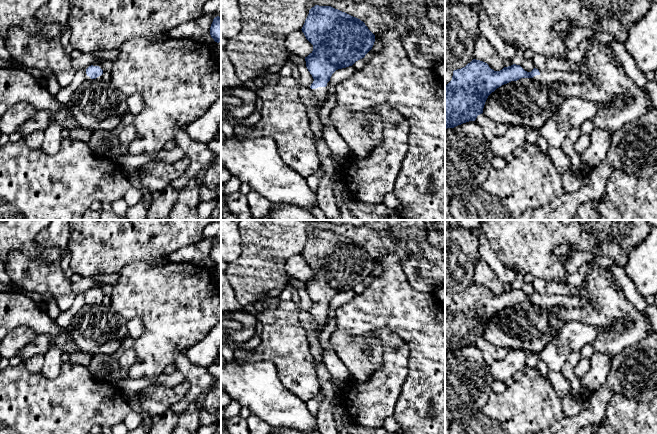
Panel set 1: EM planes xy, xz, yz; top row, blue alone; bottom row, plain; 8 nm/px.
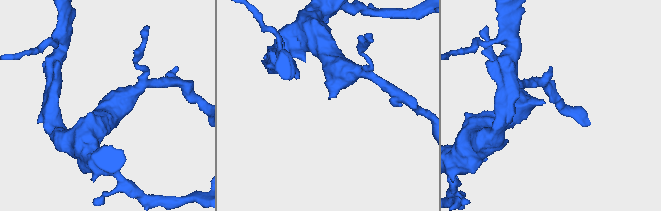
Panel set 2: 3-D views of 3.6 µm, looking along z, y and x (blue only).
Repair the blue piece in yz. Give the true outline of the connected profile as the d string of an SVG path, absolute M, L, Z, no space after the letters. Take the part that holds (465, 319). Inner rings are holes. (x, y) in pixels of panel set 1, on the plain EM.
M473 283L465 291L453 295L452 304L445 309L445 353L475 345L483 337L488 320L497 312L521 302L533 302L548 309L557 306L577 308L590 304L590 300L579 296L562 294L525 295L513 288L494 295L483 285Z

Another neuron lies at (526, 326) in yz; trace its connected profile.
M521 302L492 316L483 338L496 346L539 354L564 323L546 307Z

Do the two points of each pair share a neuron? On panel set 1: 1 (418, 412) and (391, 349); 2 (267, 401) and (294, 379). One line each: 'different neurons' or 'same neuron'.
1: different neurons
2: different neurons

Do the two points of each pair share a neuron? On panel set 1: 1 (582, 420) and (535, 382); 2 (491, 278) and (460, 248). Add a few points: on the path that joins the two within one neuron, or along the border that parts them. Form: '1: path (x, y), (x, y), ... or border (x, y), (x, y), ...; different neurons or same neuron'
1: border (565, 416), (553, 423); different neurons
2: border (480, 257), (475, 262), (473, 282); different neurons

